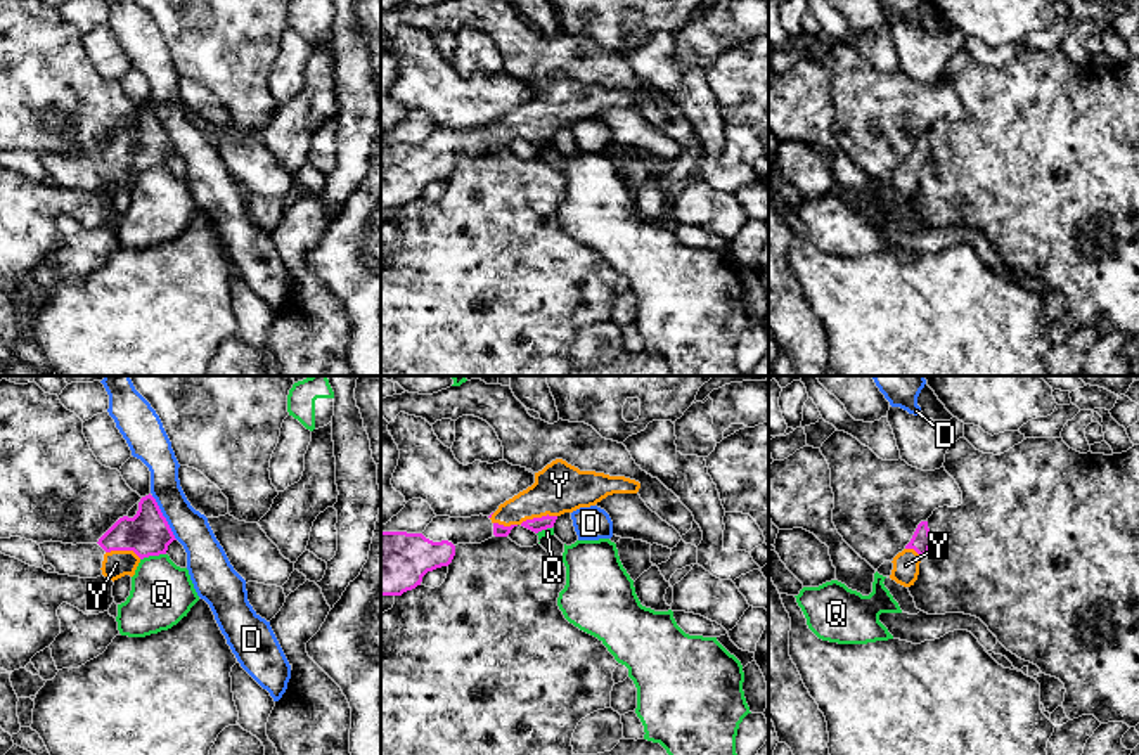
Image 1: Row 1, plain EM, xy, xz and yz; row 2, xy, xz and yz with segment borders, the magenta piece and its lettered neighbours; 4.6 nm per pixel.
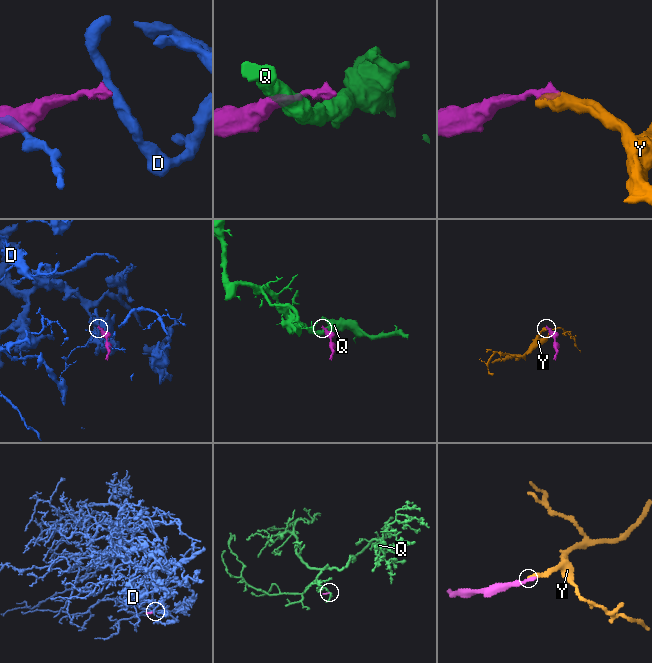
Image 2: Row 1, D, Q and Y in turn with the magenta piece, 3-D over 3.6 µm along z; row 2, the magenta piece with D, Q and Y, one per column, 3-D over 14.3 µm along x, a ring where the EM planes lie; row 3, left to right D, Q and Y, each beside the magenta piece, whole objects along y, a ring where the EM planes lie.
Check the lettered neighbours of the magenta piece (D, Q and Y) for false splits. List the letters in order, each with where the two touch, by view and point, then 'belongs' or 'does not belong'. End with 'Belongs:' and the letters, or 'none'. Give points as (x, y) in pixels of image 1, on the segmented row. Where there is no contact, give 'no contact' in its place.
D: meets magenta in xy at (165, 518); does not belong
Q: meets magenta in xy at (153, 554); does not belong
Y: meets magenta in xz at (537, 518); belongs
Belongs: Y

